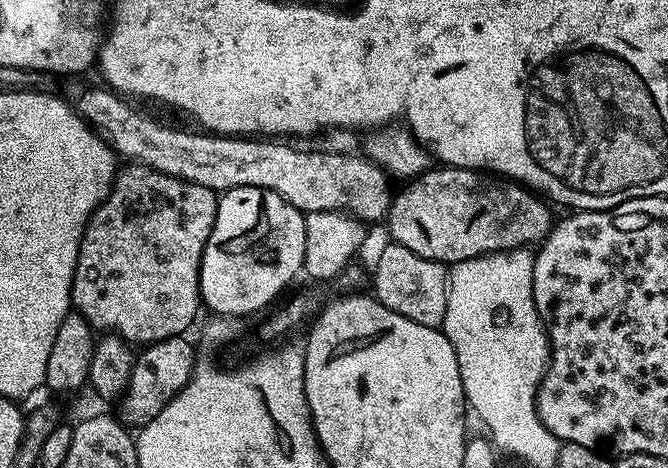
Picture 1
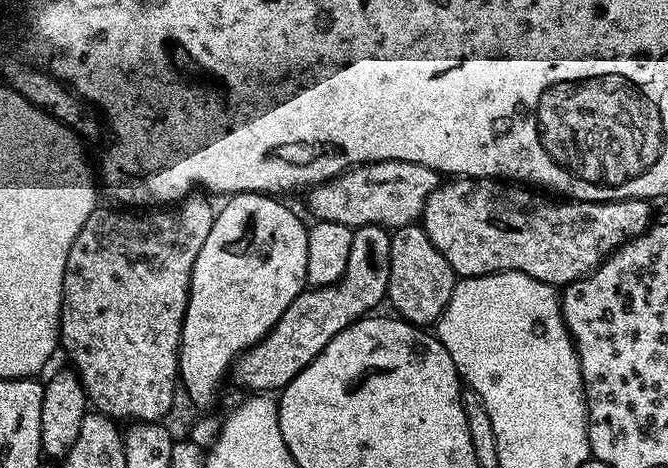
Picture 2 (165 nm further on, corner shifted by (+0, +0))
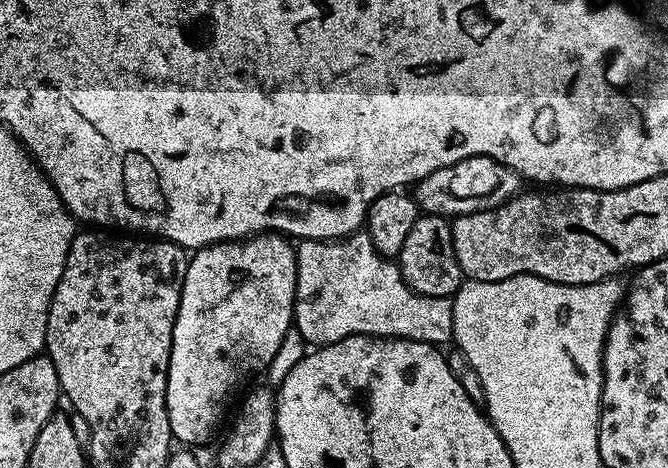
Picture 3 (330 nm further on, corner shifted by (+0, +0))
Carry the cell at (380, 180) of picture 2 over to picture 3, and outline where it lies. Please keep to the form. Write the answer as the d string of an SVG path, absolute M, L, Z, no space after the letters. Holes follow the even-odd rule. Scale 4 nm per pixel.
M471 156L462 158L462 162L442 166L434 170L434 174L426 174L426 178L422 178L414 186L414 195L421 213L455 218L502 206L507 200L517 196L521 188L522 177L513 168L508 168L489 156Z

